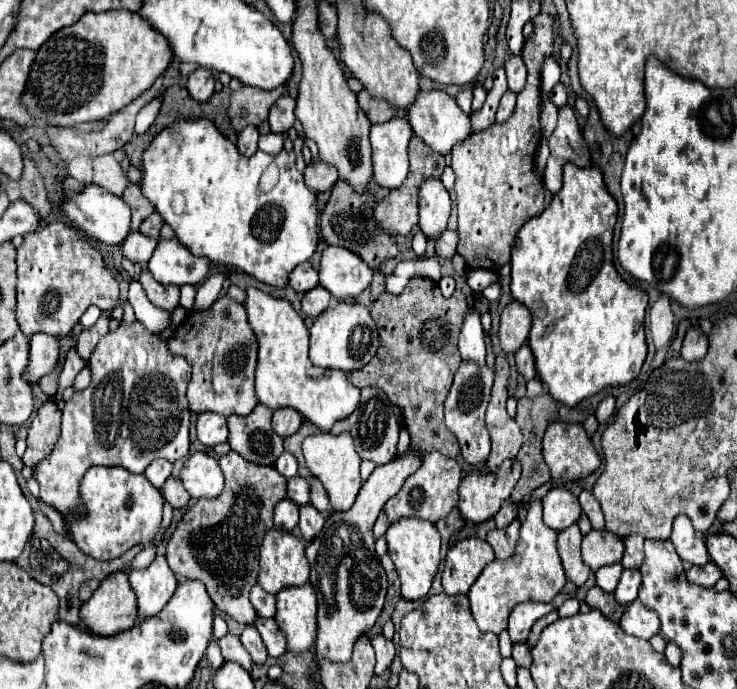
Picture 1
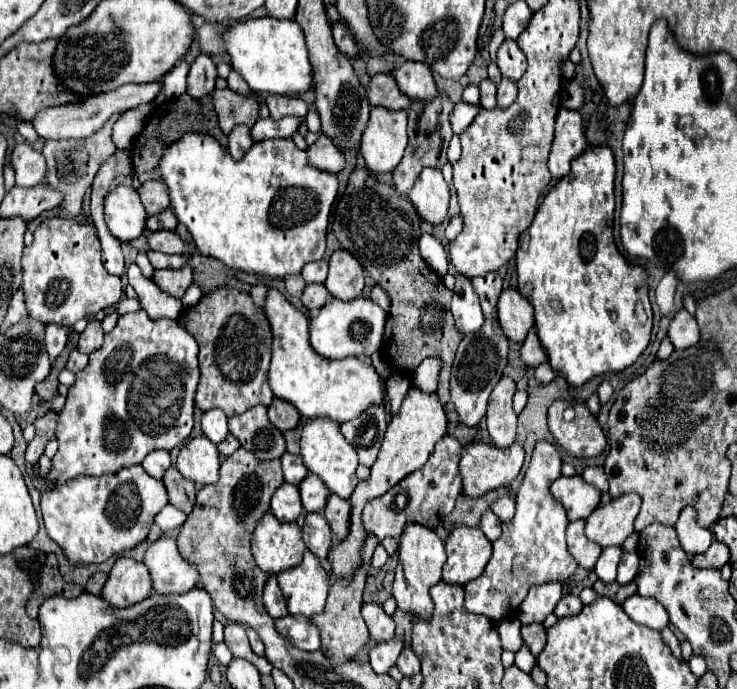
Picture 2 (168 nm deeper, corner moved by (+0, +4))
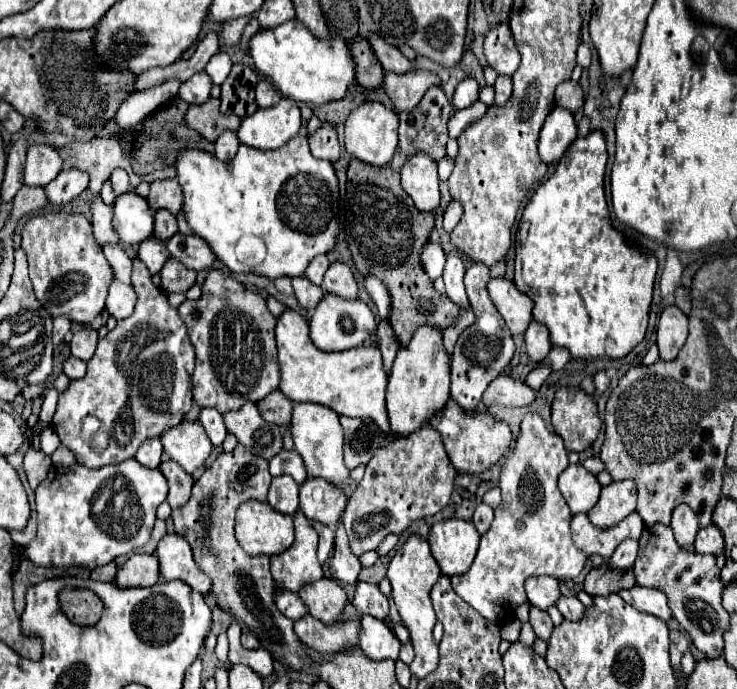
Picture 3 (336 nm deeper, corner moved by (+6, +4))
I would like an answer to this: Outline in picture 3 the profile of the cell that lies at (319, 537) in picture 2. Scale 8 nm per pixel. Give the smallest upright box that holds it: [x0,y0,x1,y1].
[314,523,334,563]

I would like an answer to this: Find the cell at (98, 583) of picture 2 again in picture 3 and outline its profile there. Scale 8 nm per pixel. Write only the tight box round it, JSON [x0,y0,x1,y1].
[90,561,118,583]

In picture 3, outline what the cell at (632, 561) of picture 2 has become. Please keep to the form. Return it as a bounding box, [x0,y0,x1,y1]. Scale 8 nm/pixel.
[608,539,638,569]

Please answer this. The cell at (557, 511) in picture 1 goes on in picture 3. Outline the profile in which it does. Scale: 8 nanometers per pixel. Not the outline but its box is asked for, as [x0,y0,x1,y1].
[558,463,602,515]

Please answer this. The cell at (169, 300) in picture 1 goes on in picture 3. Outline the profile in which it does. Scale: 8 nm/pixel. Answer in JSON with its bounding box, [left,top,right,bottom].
[160,257,196,293]

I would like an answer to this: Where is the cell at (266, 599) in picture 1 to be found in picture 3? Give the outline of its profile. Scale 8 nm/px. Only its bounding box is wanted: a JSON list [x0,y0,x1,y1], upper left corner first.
[276,591,308,621]

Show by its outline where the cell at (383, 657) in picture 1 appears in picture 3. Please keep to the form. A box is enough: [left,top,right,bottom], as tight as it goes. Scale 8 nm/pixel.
[352,581,388,621]

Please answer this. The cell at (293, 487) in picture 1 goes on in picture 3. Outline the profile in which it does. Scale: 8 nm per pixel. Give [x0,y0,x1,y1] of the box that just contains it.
[300,479,348,525]

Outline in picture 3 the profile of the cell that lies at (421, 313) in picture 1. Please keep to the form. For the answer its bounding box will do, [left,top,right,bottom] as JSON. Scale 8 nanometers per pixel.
[344,159,458,345]

